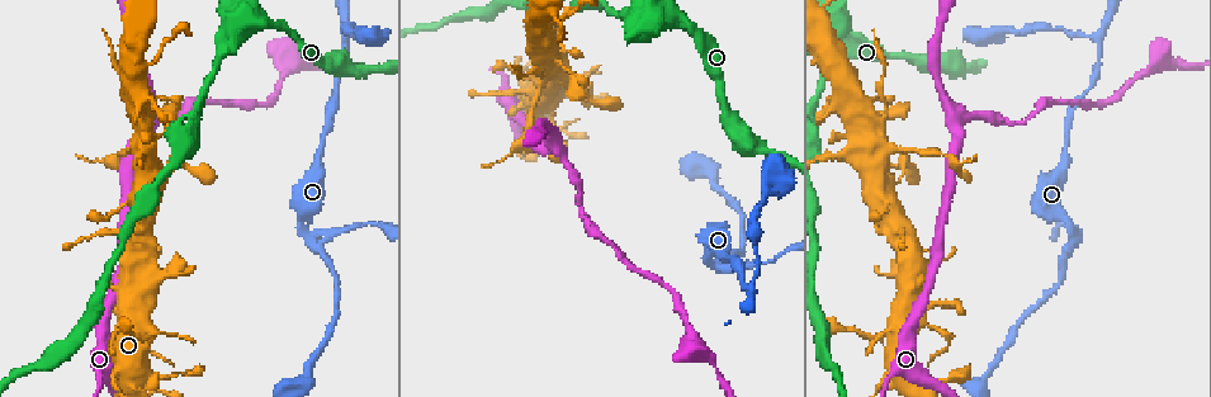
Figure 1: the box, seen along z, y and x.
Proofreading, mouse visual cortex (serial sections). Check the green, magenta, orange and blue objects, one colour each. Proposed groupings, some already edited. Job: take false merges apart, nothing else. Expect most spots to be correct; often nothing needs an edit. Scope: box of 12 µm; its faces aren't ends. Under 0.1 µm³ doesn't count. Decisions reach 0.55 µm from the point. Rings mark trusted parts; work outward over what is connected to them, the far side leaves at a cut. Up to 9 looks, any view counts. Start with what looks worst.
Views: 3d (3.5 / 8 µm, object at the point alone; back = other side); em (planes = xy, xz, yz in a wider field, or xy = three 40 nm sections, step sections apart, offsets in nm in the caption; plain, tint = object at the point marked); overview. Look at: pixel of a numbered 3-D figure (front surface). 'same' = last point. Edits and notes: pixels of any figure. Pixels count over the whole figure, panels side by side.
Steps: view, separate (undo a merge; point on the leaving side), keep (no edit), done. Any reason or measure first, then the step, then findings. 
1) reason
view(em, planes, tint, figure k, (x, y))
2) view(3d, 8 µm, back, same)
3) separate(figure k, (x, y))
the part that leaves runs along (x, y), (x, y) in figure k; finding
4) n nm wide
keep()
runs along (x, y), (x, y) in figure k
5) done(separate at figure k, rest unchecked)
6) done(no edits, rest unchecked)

two arms in line, one across
view(3d, 3.5 µm, figure 1, (753, 290))

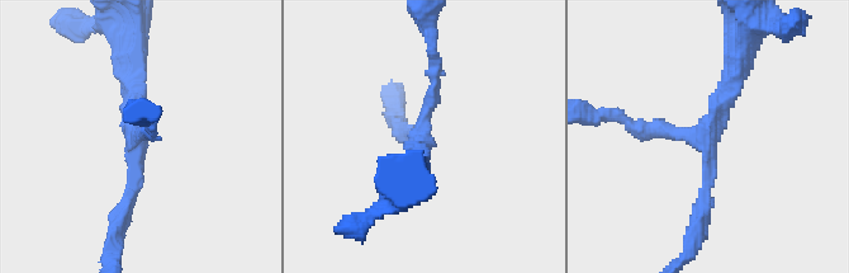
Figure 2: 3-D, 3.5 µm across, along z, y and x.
3 arms; arms of 150, 150, 250 nm; shape alone is not enough
view(em, xy, step 5, tint, figure 2, (417, 139))

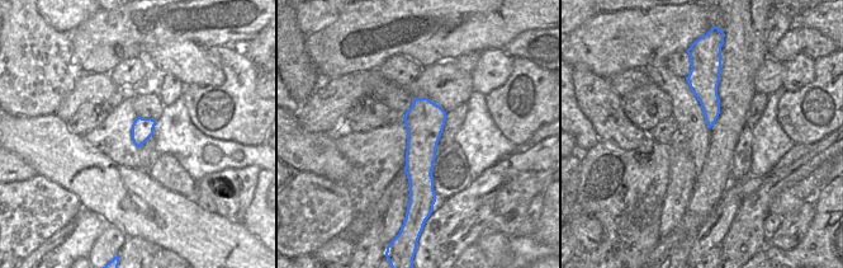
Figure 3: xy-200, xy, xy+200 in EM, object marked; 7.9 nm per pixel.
keep()
runs along (416, 100), (421, 191), (429, 201) in figure 3; all the same cell

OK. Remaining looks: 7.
sudden change in width
view(3d, 3.5 µm, figure 1, (894, 151))

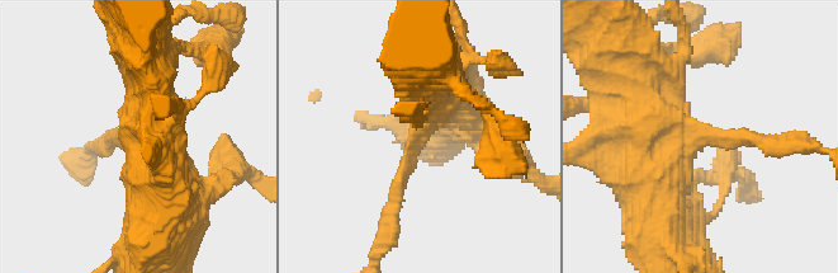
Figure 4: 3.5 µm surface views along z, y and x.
arms of 200, 800 nm; need the tissue
view(em, xy, step 1, tint, figure 4, (707, 139))

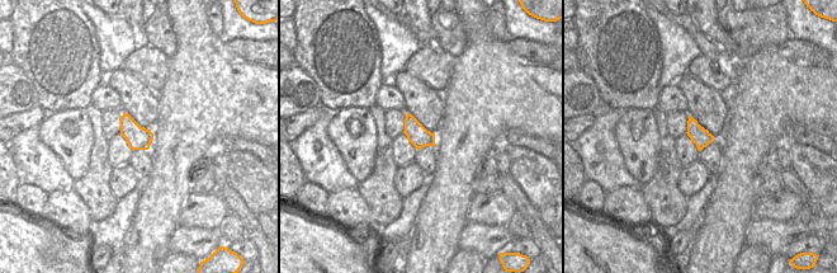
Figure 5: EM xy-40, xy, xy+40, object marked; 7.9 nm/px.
keep()
runs along (443, 93), (396, 187), (392, 220) in figure 4; all the same cell

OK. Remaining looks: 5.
branch point
view(3d, 8 µm, back, figure 1, (1154, 62))

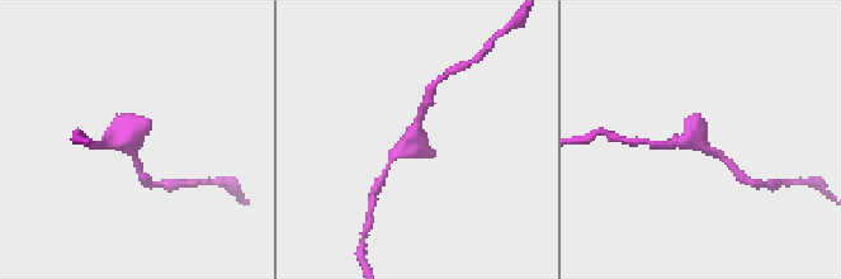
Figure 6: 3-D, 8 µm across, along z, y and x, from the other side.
shape alone is not enough
view(em, xy, step 3, tint, figure 6, (697, 141))

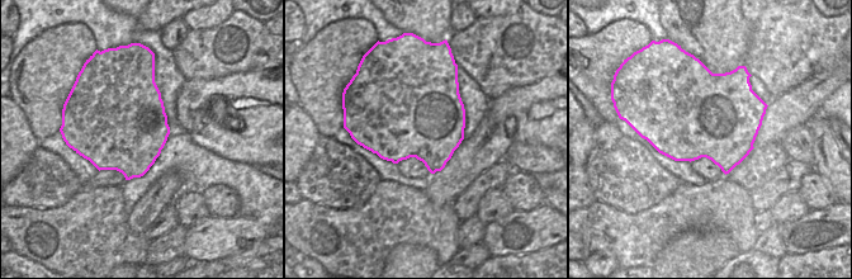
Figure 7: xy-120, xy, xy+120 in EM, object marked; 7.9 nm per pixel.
750 nm wide
keep()
runs along (419, 117), (414, 141), (386, 169) in figure 6; one cell here

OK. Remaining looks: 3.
view(3d, 3.5 µm, figure 1, (366, 37))

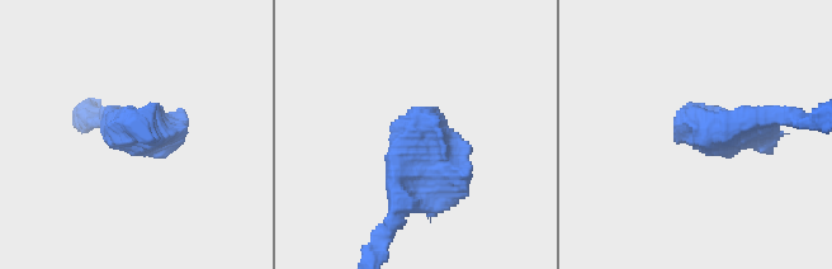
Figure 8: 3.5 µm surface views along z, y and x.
keep()
runs along (105, 113), (173, 149) in figure 8; continuous, no second cell

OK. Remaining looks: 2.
done(no edits, rest unchecked)

